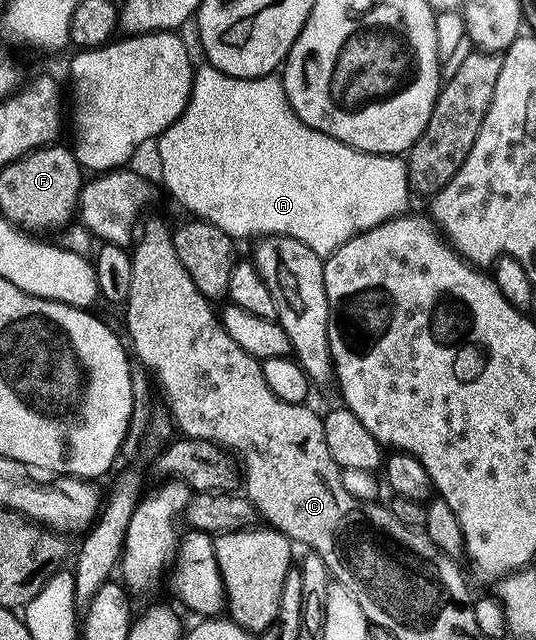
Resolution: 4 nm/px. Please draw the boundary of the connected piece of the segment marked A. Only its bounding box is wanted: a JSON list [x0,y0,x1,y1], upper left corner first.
[156,63,412,255]

